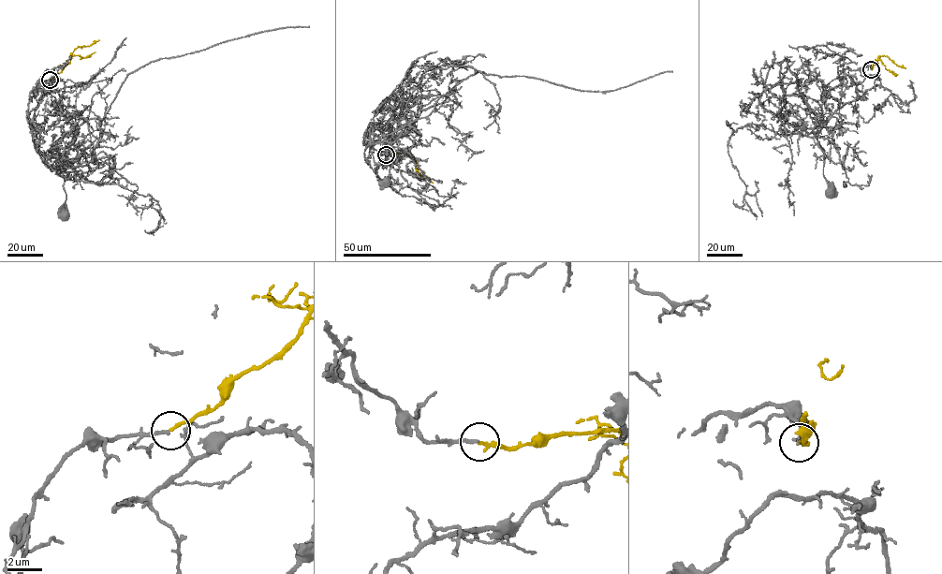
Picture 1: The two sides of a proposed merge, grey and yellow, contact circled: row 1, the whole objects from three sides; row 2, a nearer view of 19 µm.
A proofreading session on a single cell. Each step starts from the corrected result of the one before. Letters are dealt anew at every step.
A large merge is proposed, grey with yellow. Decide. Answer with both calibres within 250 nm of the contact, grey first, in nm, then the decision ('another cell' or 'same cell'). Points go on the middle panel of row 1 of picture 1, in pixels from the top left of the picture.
190 nm thick on the grey side, 220 nm on the other; same cell

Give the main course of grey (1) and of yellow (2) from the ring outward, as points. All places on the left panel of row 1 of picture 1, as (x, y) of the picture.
1: (50, 80), (36, 86), (28, 104), (27, 120), (43, 162), (55, 169), (65, 180), (66, 212), (63, 215)
2: (50, 80), (69, 63), (70, 54), (78, 46), (89, 46), (99, 40)

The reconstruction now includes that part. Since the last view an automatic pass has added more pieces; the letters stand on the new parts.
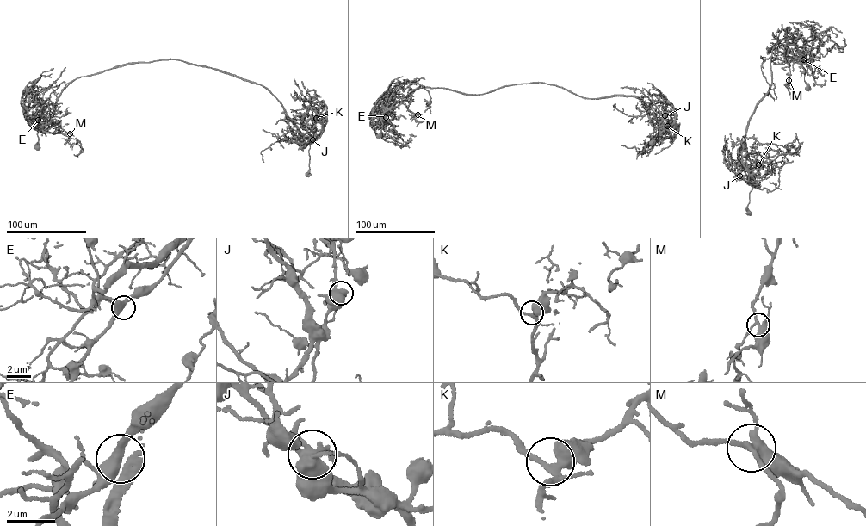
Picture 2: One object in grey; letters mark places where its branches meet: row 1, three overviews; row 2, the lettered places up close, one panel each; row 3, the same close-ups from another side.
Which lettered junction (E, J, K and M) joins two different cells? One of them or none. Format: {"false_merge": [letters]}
{"false_merge": ["J"]}

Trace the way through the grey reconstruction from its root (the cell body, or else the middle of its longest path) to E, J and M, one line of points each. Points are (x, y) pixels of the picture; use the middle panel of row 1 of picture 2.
E: (379, 135), (383, 124), (380, 119), (386, 117)
J: (379, 135), (380, 118), (423, 87), (478, 95), (542, 83), (589, 98), (635, 96), (654, 124), (664, 115)
M: (379, 135), (382, 114), (392, 108), (402, 103), (411, 113), (417, 114)

